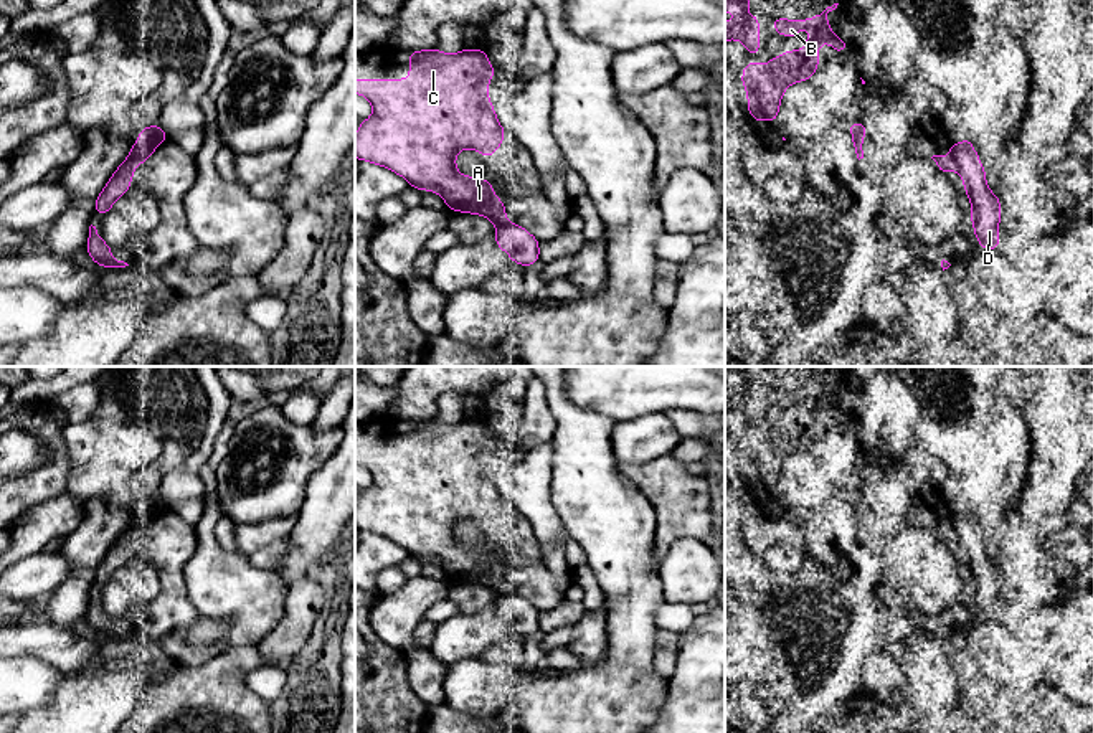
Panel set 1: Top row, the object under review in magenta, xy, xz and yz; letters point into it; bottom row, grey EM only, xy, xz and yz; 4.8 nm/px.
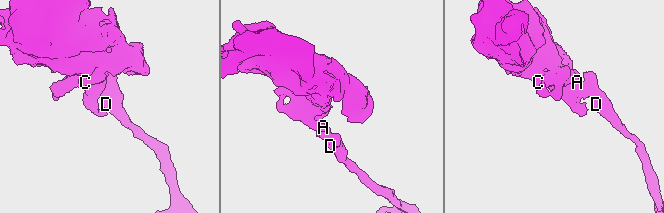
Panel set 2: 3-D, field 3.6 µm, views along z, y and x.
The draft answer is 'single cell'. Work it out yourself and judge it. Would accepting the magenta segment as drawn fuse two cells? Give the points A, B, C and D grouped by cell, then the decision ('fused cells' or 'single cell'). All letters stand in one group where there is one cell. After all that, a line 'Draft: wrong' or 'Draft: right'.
groups A B C / D; fused cells
Draft: wrong

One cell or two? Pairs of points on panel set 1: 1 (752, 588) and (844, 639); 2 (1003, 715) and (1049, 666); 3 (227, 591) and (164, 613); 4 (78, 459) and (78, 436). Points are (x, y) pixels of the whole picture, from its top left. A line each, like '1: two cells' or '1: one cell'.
1: one cell
2: two cells
3: two cells
4: one cell

